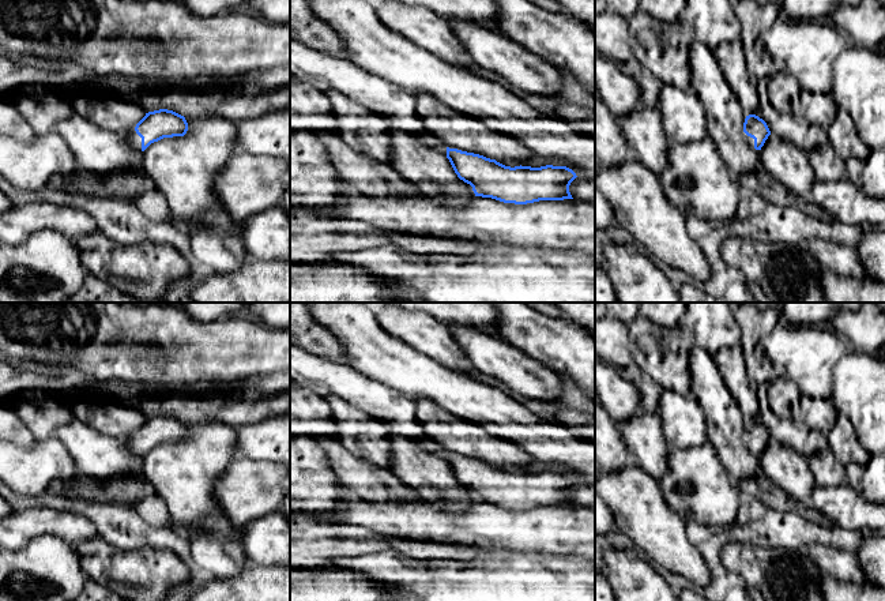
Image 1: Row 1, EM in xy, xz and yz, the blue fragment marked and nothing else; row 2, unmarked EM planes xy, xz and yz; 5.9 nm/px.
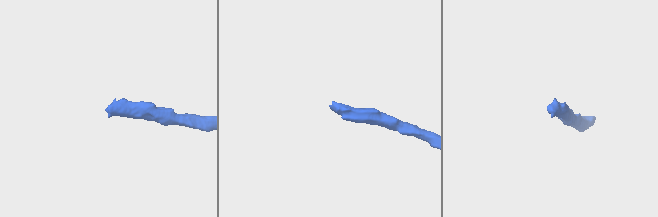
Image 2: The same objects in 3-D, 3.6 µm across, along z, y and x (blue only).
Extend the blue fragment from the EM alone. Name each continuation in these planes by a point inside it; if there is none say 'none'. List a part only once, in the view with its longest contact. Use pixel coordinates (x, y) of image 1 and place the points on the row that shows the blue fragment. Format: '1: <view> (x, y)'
1: xy (134, 139)

